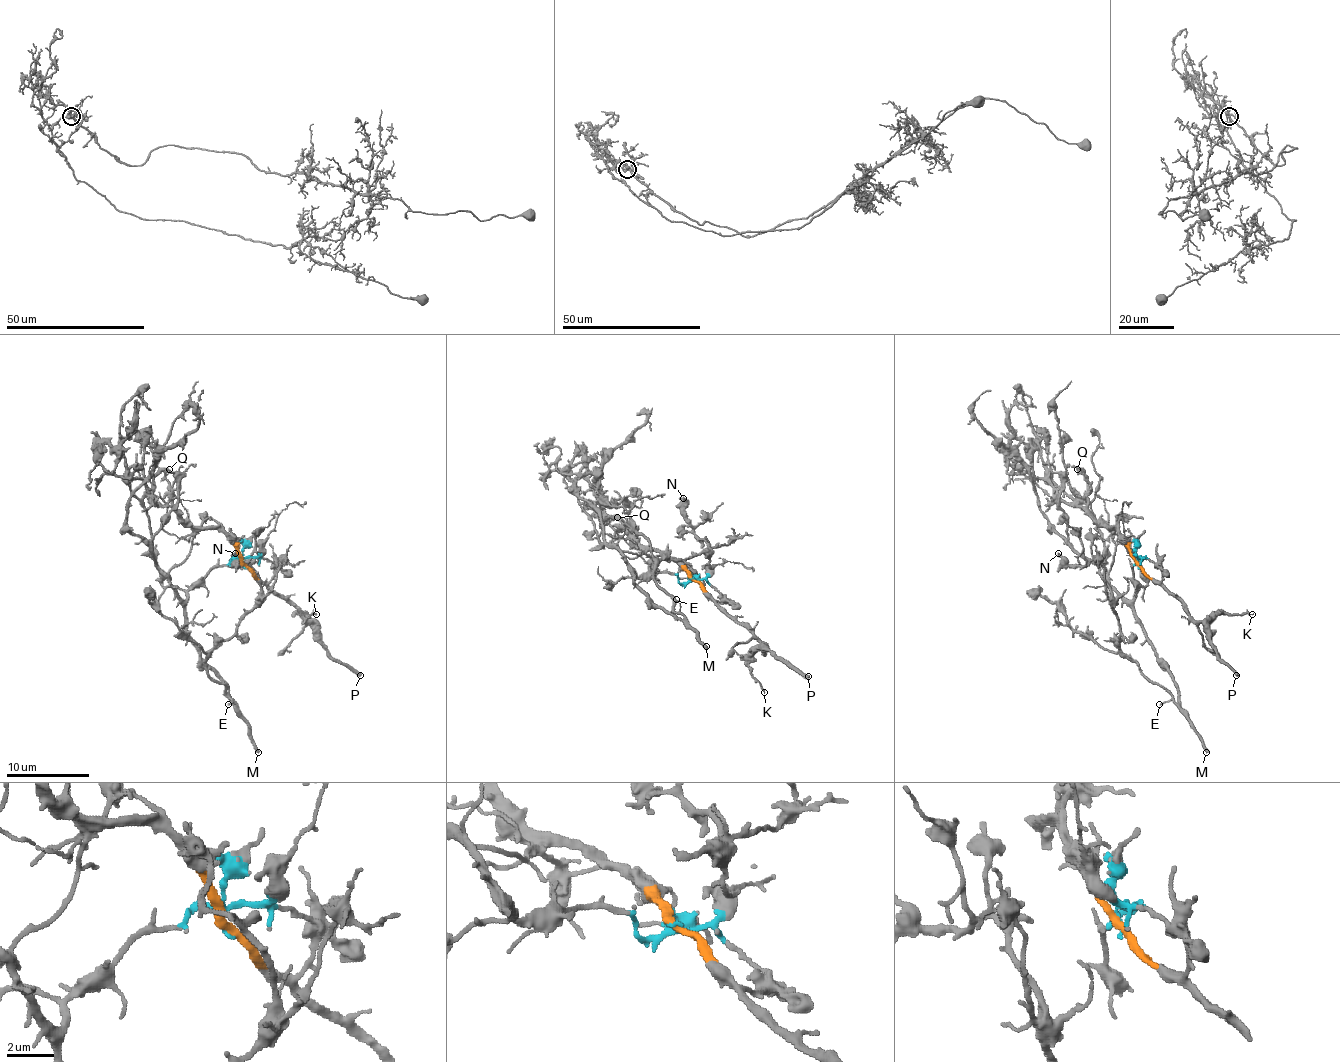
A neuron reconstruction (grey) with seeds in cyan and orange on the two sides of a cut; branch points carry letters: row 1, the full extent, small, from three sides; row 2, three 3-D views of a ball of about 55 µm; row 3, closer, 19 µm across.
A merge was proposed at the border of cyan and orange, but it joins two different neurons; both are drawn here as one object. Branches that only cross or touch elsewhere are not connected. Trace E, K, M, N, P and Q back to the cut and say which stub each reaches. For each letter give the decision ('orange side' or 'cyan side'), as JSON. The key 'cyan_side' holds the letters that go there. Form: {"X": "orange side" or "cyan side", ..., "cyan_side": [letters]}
{"E": "cyan side", "K": "orange side", "M": "cyan side", "N": "cyan side", "P": "orange side", "Q": "orange side", "cyan_side": ["E", "M", "N"]}

